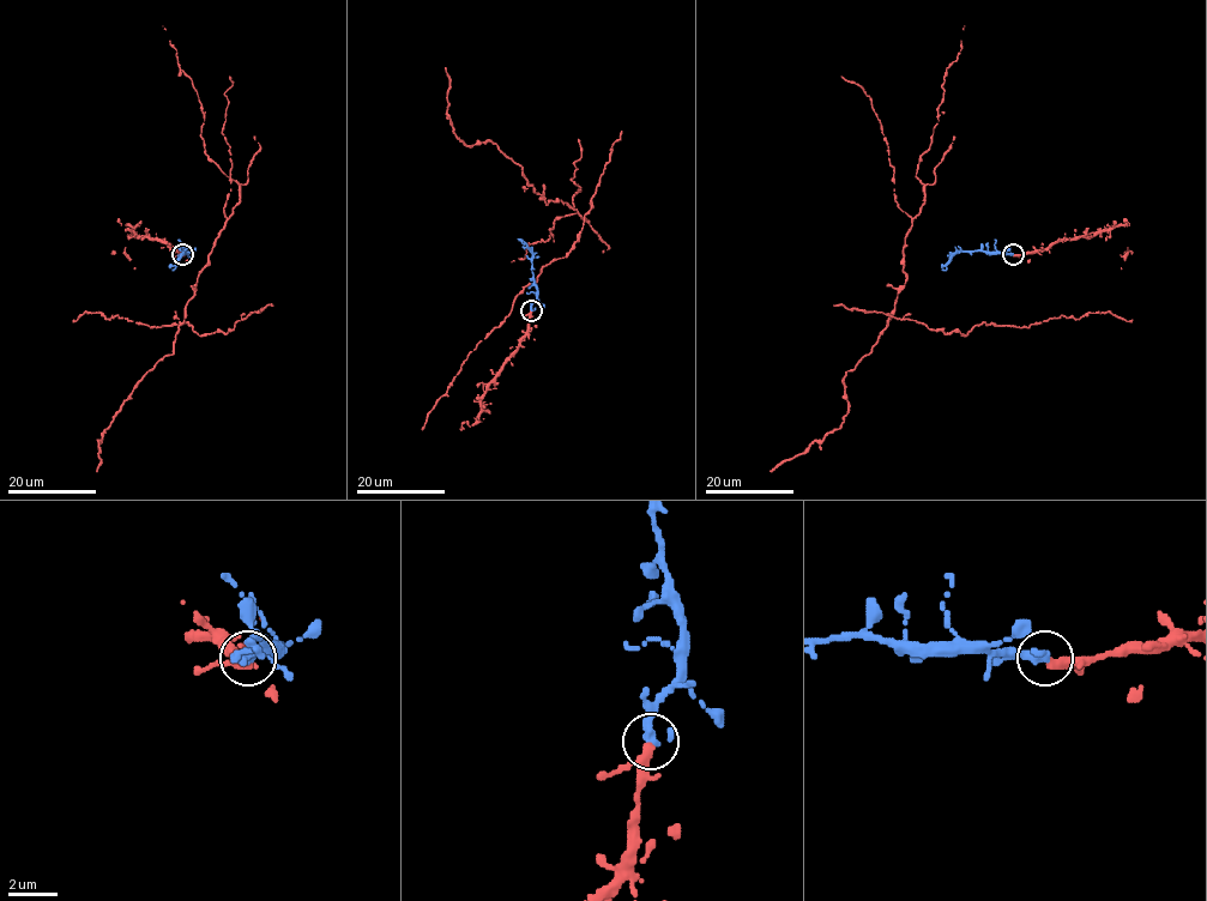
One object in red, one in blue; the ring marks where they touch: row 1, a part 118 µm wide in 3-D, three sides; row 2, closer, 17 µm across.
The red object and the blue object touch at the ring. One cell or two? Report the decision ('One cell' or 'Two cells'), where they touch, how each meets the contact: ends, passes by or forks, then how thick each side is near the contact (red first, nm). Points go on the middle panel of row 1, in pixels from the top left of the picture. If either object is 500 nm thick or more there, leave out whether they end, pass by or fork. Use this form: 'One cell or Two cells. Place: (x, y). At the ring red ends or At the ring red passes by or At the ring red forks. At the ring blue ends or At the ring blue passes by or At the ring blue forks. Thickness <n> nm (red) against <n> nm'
One cell. Place: (531, 310). At the ring red passes by. At the ring blue passes by. Thickness 280 nm (red) against 300 nm

